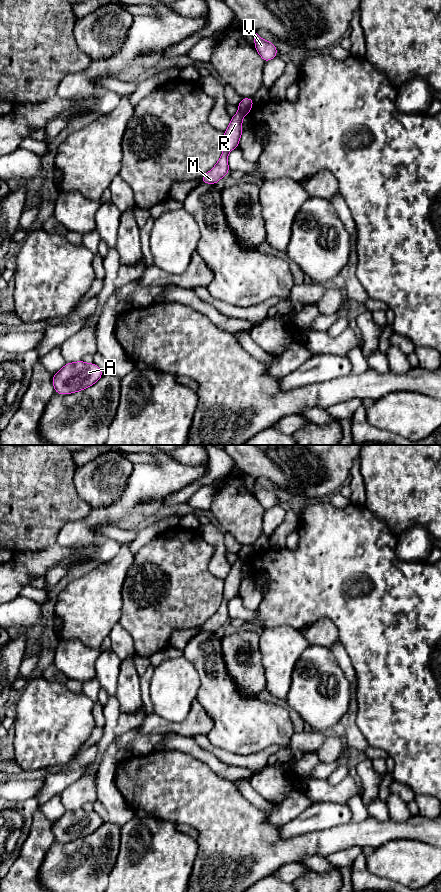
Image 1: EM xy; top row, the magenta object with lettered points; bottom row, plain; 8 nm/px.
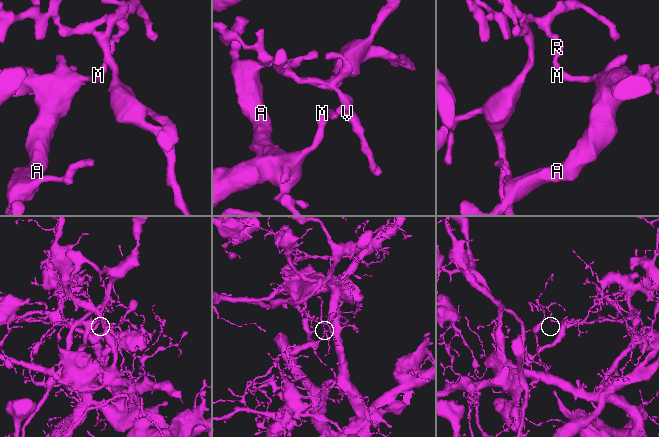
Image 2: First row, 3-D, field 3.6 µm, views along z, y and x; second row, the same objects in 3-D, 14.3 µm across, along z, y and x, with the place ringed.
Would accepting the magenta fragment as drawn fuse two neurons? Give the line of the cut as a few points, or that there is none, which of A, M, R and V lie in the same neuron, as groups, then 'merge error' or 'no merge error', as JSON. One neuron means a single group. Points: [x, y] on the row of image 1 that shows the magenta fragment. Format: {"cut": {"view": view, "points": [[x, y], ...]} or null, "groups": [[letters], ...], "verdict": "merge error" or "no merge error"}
{"cut": {"view": "xy", "points": [[239, 109], [245, 114]]}, "groups": [["A", "M", "R"], ["V"]], "verdict": "merge error"}

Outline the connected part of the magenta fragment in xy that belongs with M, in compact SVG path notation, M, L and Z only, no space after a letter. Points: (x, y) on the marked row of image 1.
M239 110L231 117L230 124L224 131L223 153L216 165L201 178L201 183L217 184L223 176L229 174L228 154L239 146L239 140L243 133L242 120L244 115Z

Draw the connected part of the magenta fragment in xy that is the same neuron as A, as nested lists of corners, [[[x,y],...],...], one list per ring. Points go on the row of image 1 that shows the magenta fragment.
[[[80,360],[66,363],[52,376],[52,384],[57,394],[71,394],[92,386],[103,375],[103,371],[94,362],[87,364]]]

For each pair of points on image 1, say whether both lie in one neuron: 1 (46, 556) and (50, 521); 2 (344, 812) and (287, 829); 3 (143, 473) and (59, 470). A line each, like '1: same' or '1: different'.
1: different
2: same
3: different

